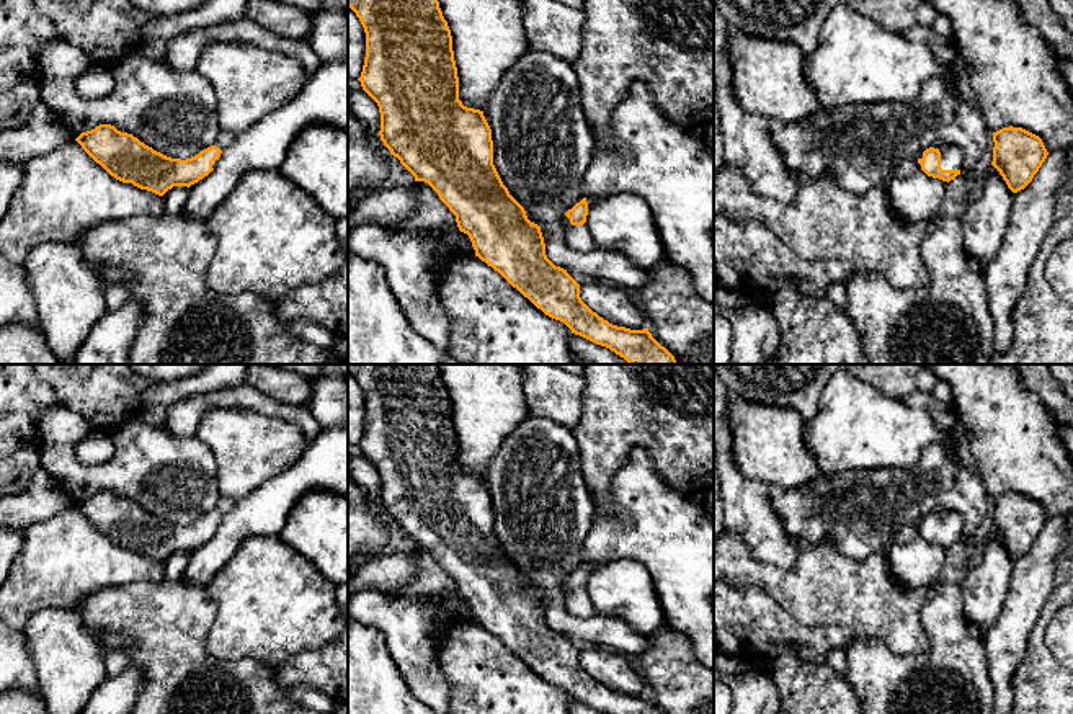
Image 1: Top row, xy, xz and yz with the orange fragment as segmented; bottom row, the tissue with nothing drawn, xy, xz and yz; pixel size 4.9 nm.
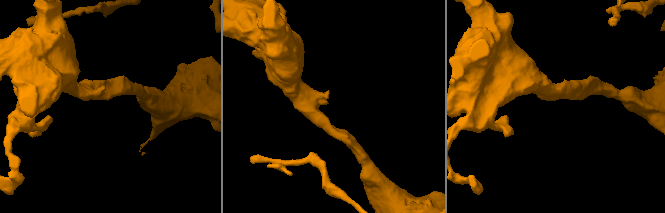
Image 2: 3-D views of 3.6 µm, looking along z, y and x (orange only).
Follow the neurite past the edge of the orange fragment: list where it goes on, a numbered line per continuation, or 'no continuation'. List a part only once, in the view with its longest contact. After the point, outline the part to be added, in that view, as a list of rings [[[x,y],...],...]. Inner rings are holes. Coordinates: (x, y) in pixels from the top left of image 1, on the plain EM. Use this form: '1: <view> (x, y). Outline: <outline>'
1: yz (951, 523). Outline: [[[955,511],[934,513],[941,518],[941,534],[942,536],[960,536],[964,533],[964,520]]]

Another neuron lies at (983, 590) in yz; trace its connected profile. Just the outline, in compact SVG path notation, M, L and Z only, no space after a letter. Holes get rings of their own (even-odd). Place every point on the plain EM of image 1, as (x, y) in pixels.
M991 531L982 544L982 560L972 564L959 585L967 623L983 637L995 626L1013 578L1014 559Z

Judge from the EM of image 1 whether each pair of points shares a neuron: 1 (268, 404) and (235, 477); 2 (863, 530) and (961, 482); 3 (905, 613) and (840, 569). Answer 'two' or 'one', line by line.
1: two
2: one
3: one

